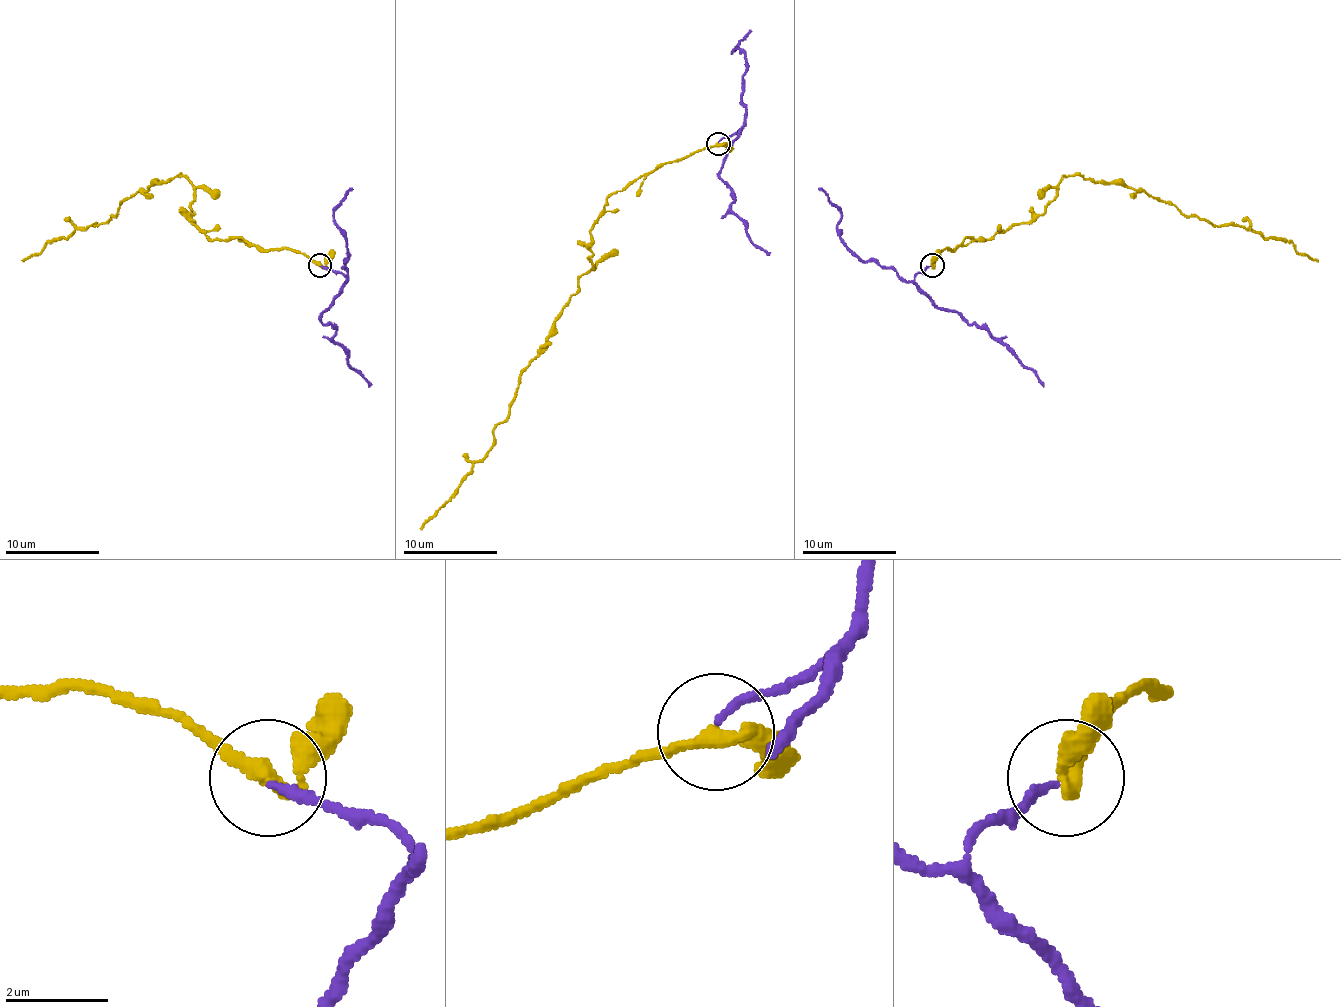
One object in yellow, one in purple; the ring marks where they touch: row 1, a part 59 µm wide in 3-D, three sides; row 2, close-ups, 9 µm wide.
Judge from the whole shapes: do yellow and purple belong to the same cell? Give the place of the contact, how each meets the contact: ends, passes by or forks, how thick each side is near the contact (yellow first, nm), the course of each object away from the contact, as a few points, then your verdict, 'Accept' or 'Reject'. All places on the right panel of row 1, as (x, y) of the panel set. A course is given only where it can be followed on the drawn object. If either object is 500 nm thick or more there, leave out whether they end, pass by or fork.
Place: (932, 265). At the ring yellow passes by. At the ring purple ends. Thickness 260 nm (yellow) against 140 nm. Course of yellow: (932, 264), (966, 238), (1034, 222), (1067, 174), (1122, 181), (1188, 217), (1285, 238), (1318, 262). Course of purple: (930, 266), (914, 281), (940, 307), (961, 314), (999, 340), (1044, 387). Accept

